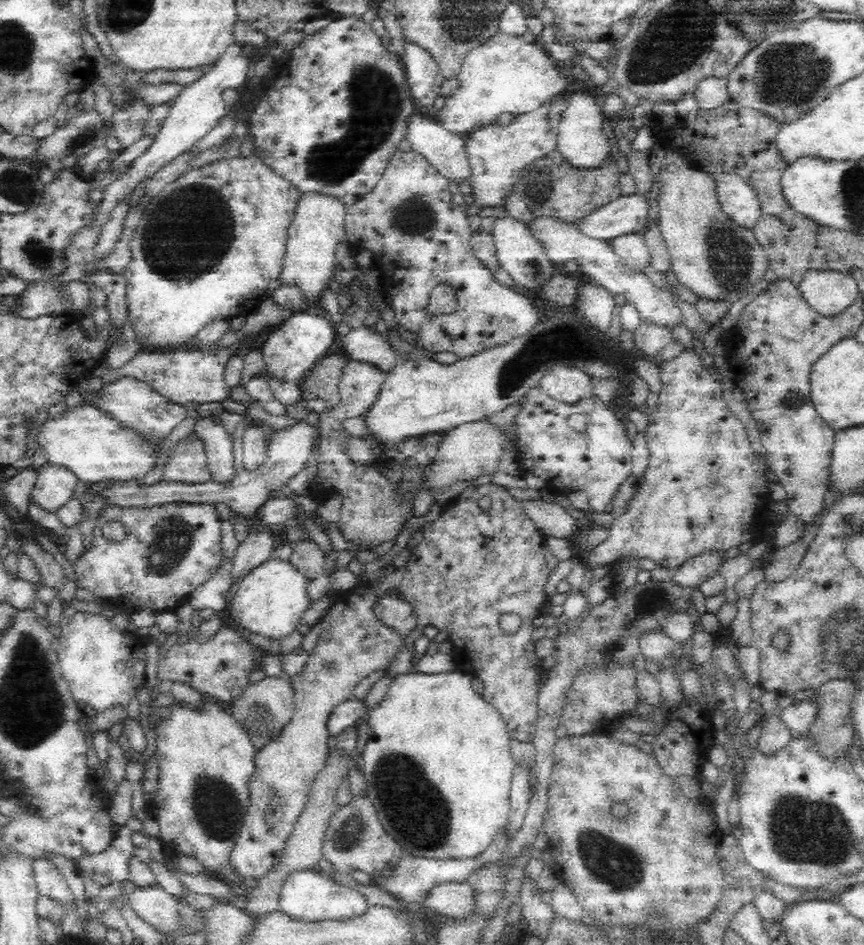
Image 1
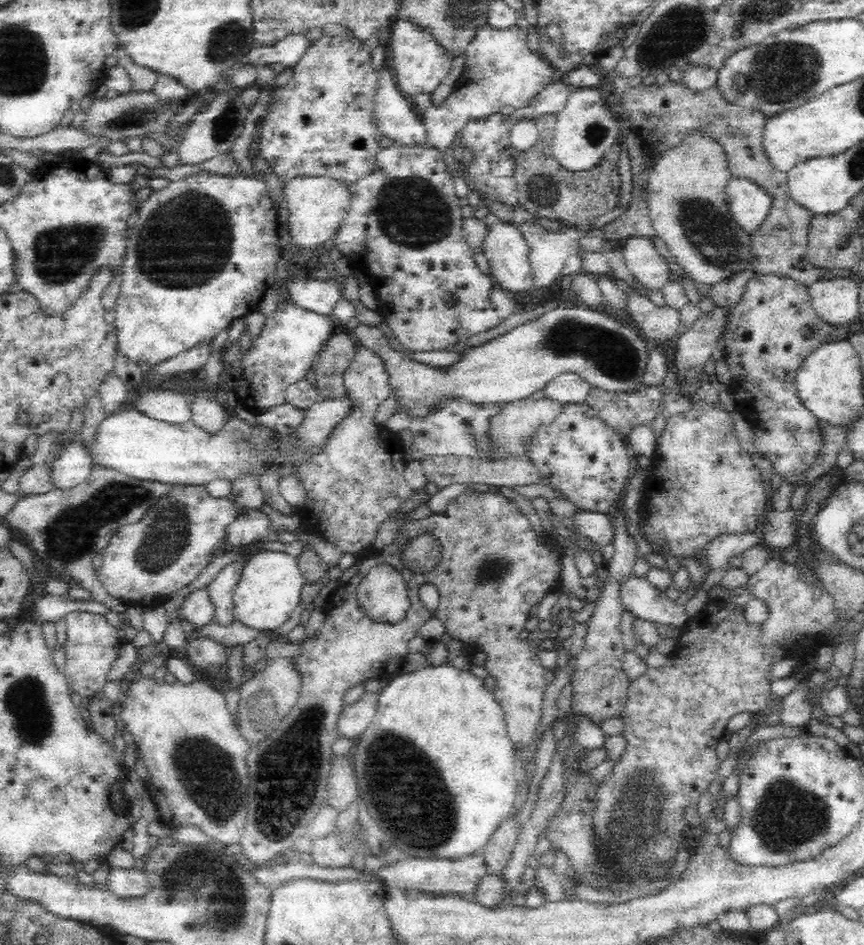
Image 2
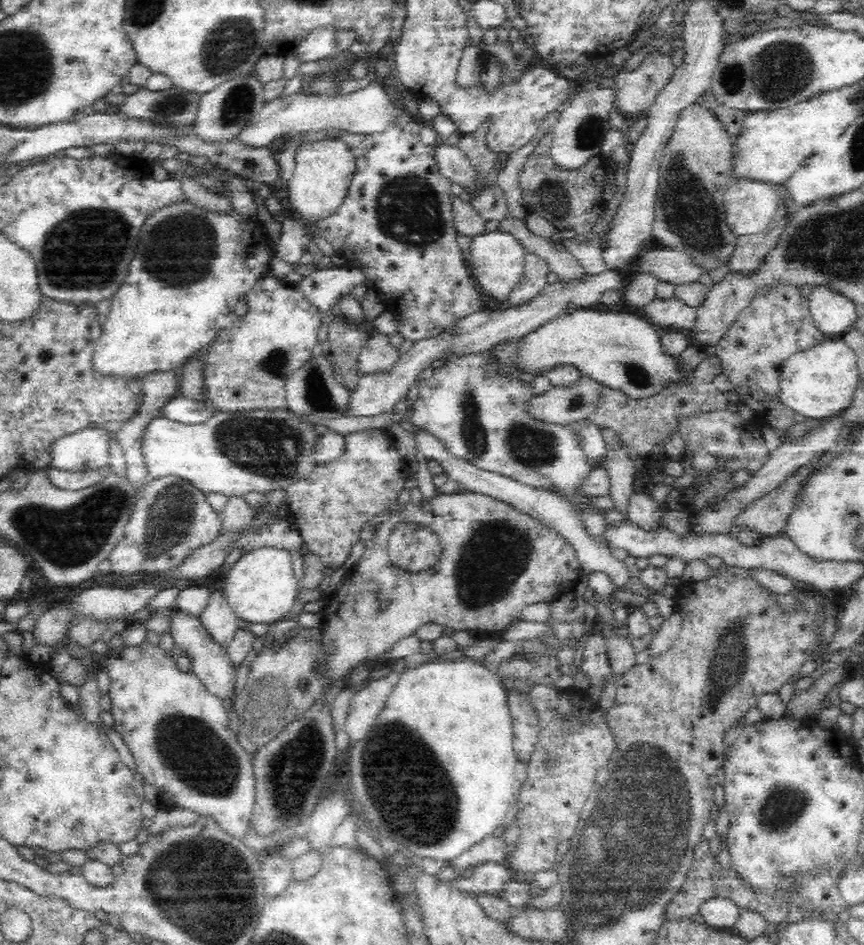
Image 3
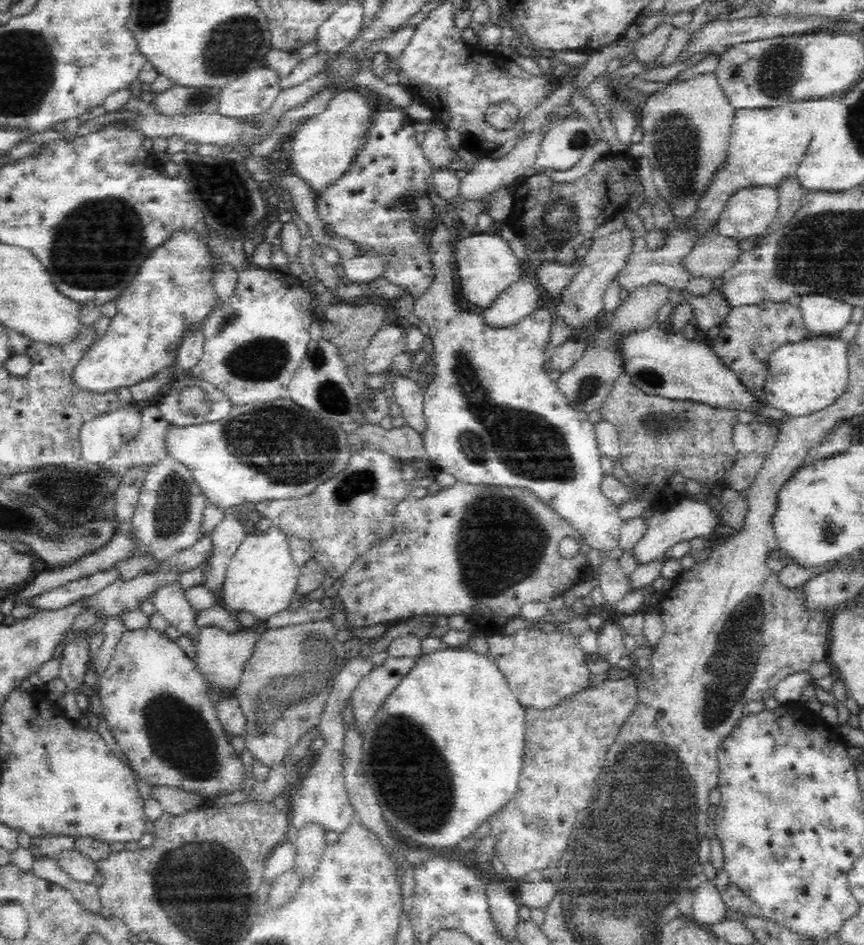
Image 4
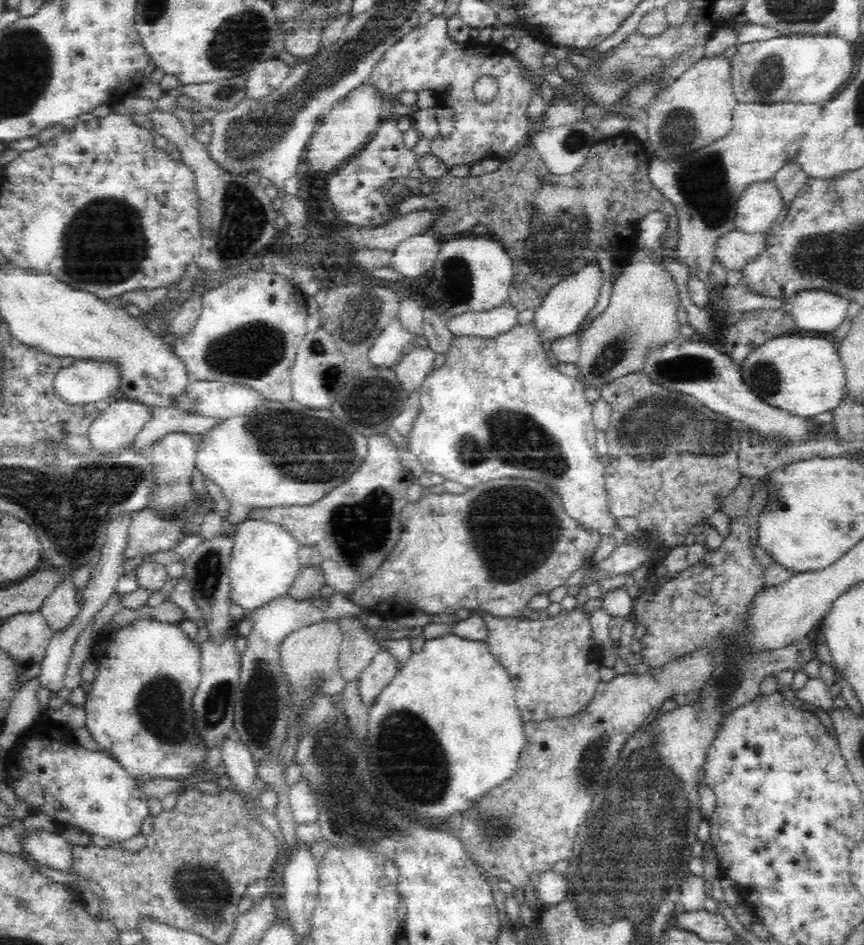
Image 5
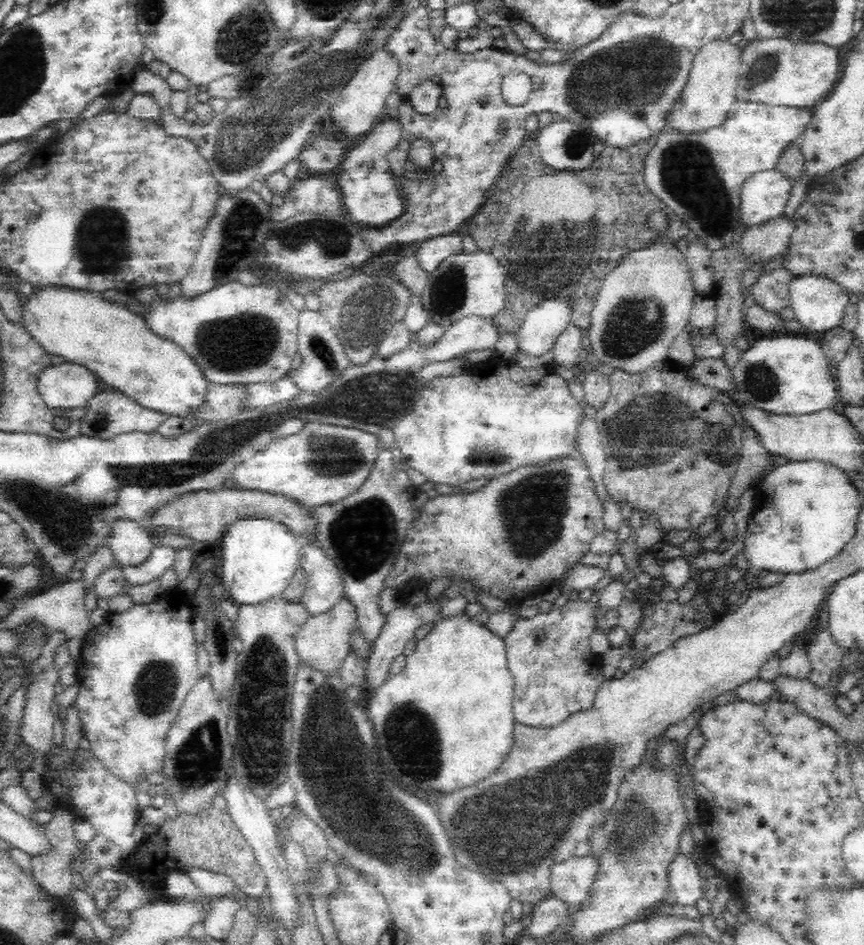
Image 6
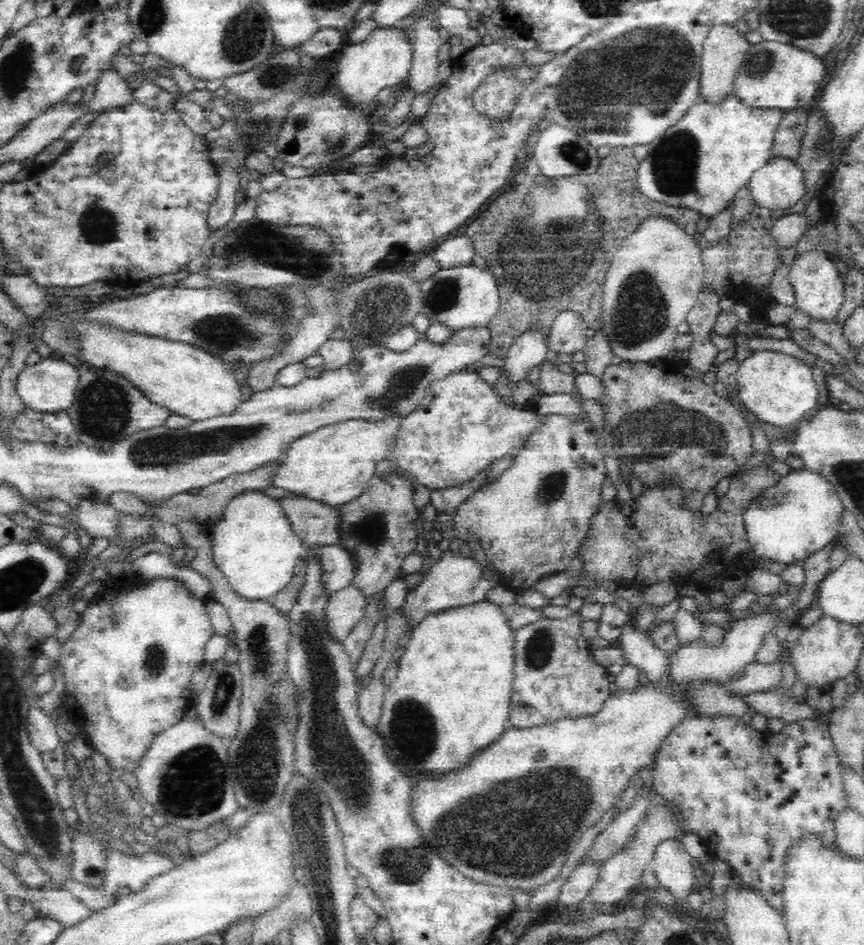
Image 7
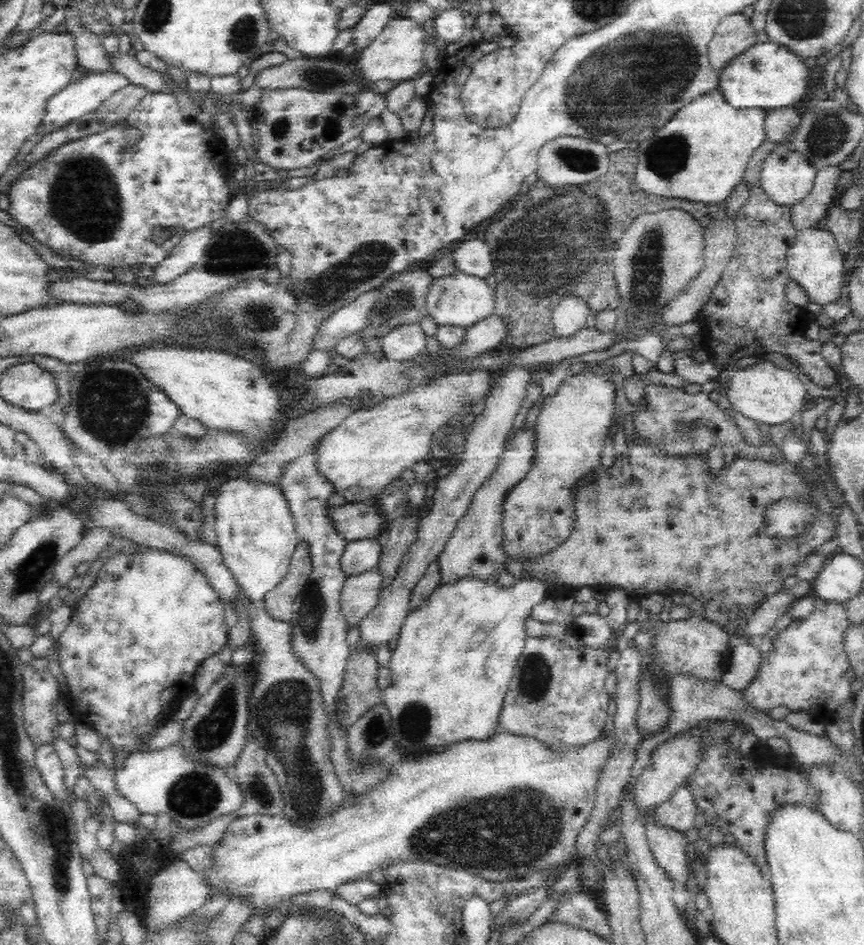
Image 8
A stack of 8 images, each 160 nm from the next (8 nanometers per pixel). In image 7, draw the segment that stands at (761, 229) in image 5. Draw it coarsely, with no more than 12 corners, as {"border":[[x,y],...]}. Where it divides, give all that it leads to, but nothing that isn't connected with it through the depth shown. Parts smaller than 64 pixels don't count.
{"border":[[776,156],[747,184],[754,207],[789,209],[804,194],[800,169]]}

